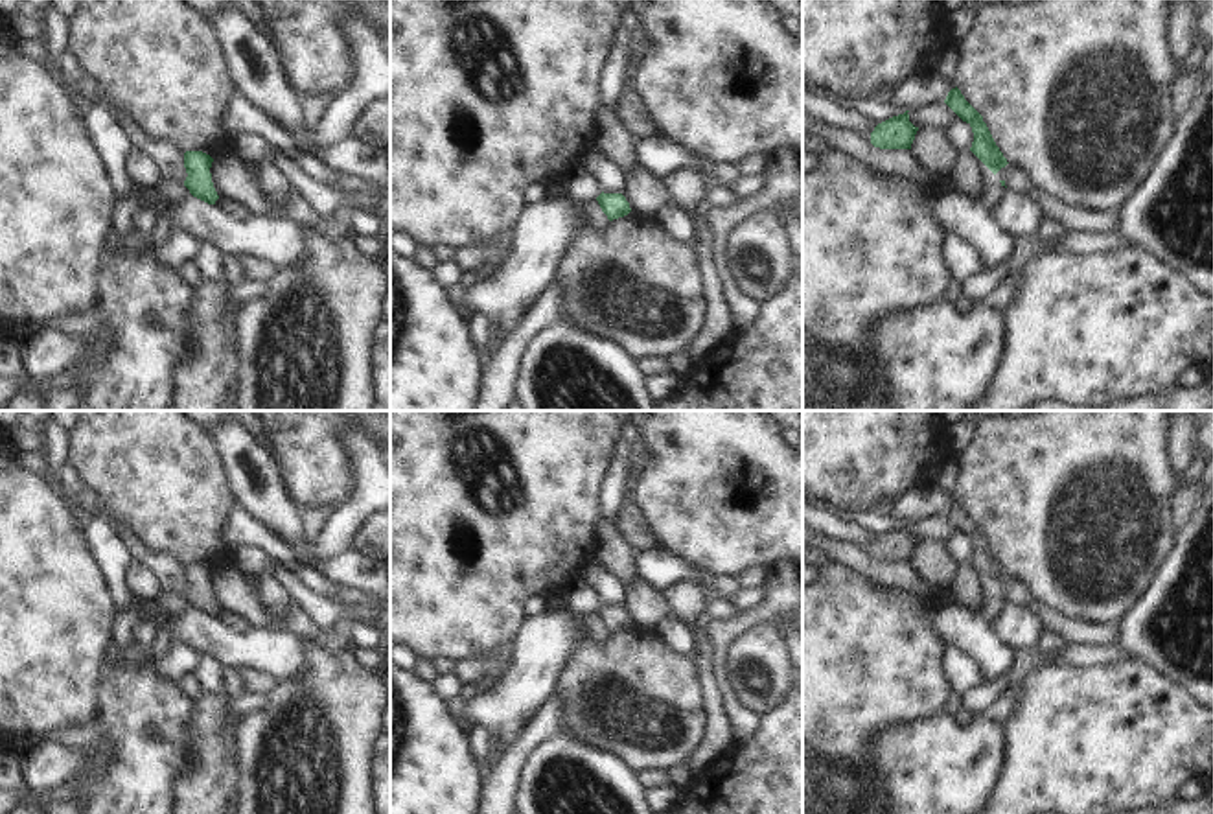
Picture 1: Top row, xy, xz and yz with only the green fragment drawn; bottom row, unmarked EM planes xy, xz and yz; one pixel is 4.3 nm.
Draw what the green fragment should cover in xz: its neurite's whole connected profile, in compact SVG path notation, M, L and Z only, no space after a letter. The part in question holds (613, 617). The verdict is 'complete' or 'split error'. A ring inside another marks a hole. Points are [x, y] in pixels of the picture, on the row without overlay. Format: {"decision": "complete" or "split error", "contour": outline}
{"decision": "complete", "contour": "M600 606L596 610L602 624L607 628L609 634L624 630L631 624L630 615L622 606Z"}

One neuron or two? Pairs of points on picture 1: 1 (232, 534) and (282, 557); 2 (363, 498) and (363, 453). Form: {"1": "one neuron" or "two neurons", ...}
{"1": "one neuron", "2": "one neuron"}

